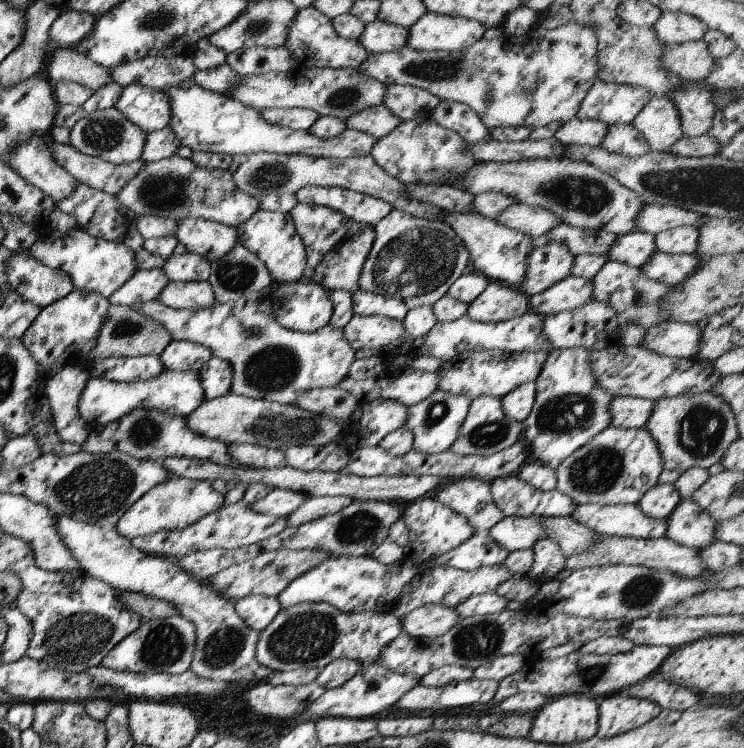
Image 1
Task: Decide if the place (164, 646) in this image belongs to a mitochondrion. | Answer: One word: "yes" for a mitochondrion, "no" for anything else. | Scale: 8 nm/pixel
yes

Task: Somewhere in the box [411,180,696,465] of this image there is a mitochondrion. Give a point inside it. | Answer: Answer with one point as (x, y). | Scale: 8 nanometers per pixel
(565, 413)

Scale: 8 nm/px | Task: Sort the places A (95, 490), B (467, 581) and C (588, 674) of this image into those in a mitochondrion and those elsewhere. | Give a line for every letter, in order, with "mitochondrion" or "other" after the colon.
A: mitochondrion
B: other
C: mitochondrion

